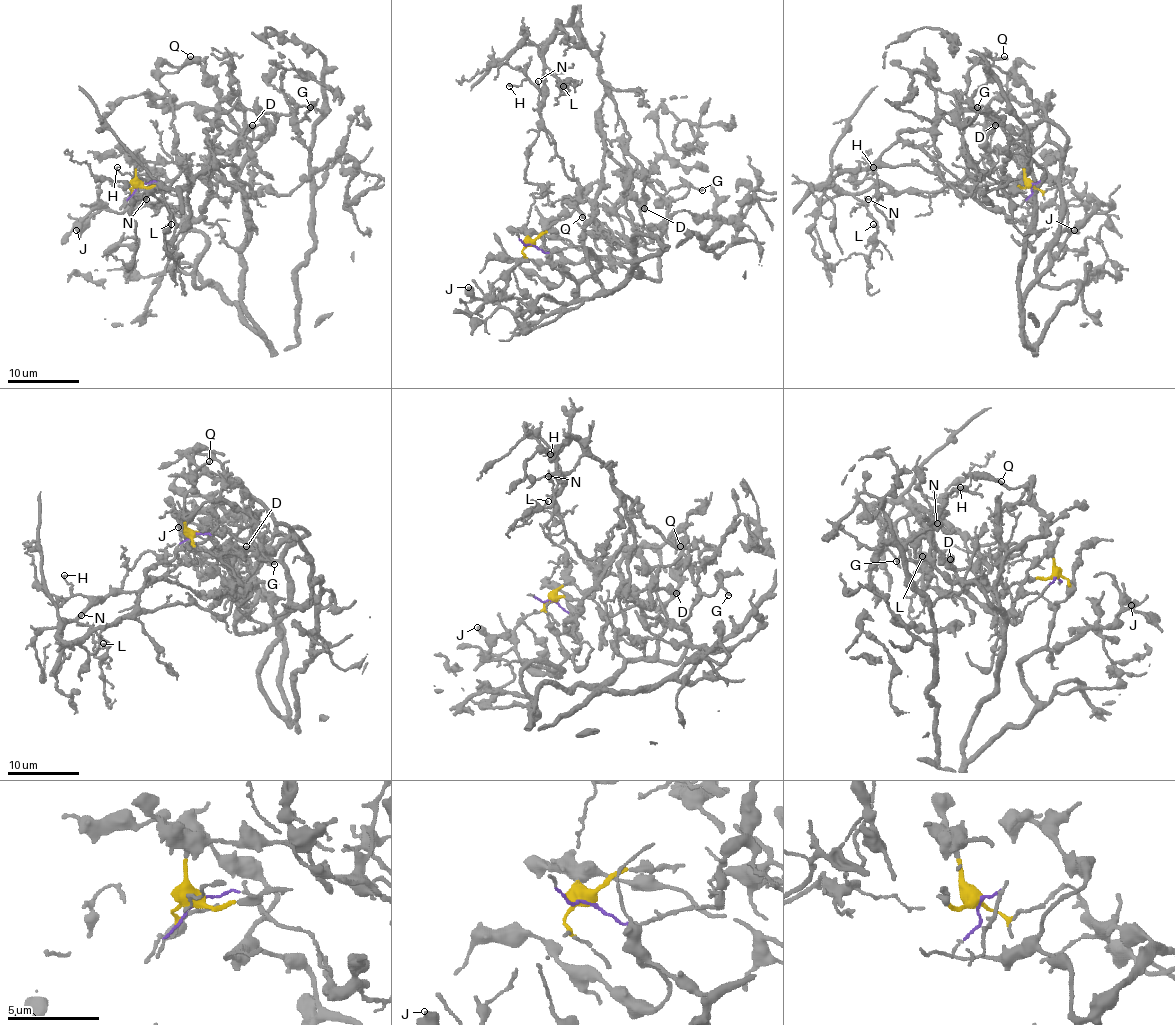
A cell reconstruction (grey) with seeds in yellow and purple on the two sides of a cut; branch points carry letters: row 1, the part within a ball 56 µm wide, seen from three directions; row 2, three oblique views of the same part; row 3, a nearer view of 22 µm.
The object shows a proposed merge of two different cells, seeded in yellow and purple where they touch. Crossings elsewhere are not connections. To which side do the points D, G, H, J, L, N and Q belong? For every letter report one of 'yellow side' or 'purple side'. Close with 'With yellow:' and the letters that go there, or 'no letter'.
D: yellow side
G: yellow side
H: purple side
J: yellow side
L: purple side
N: purple side
Q: yellow side
With yellow: D, G, J, Q

